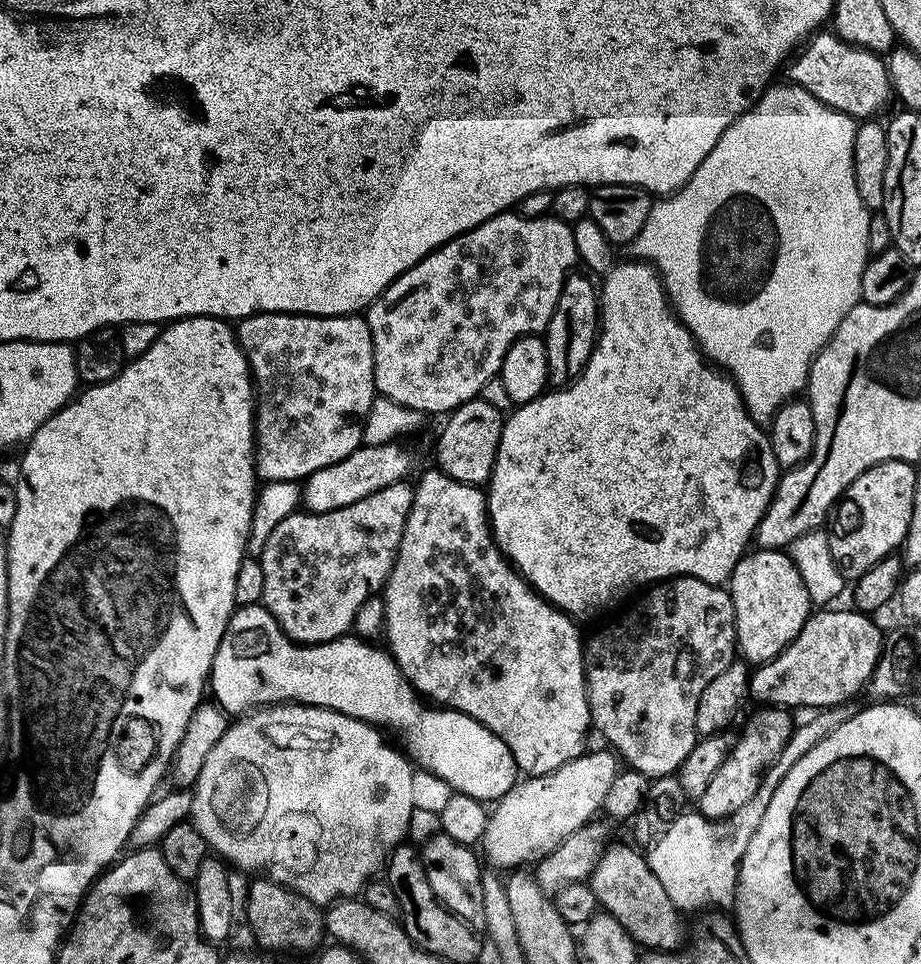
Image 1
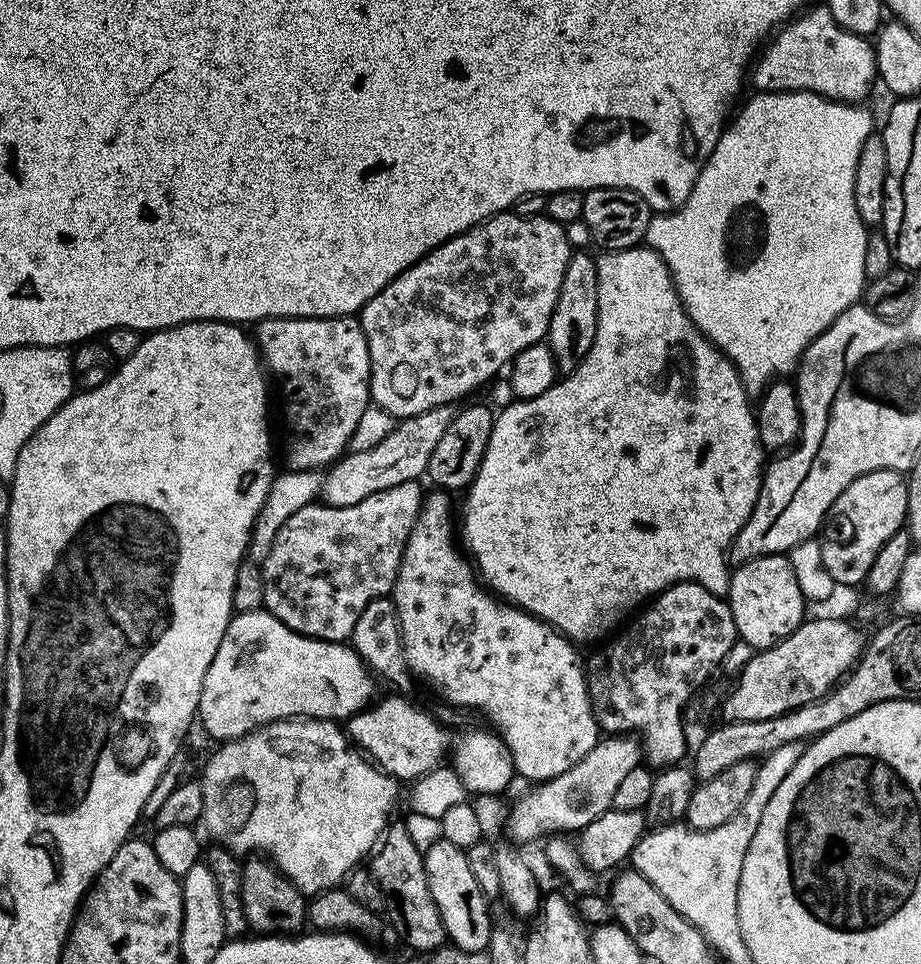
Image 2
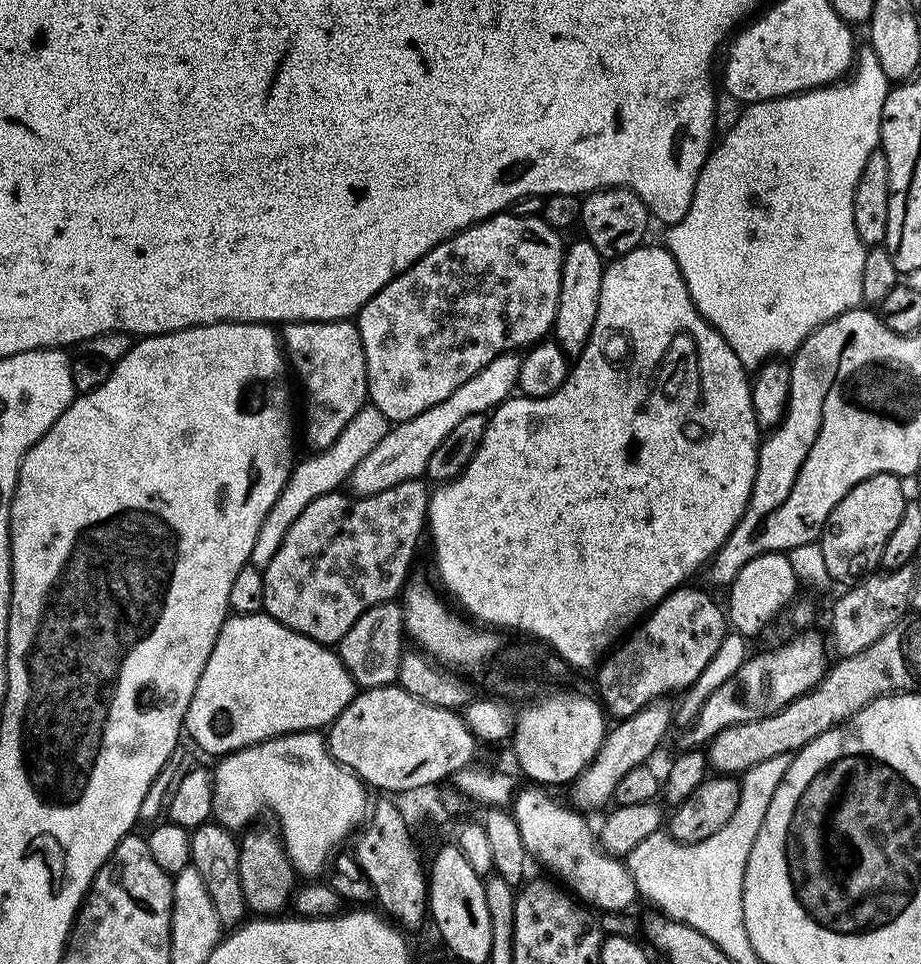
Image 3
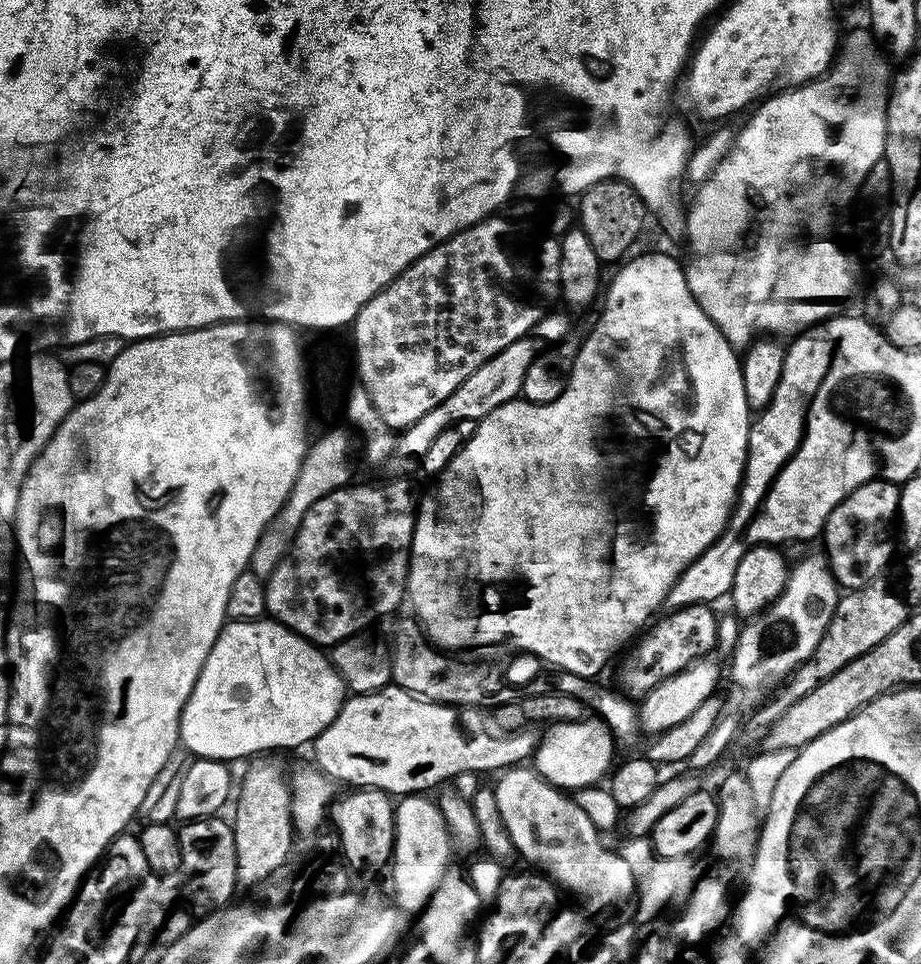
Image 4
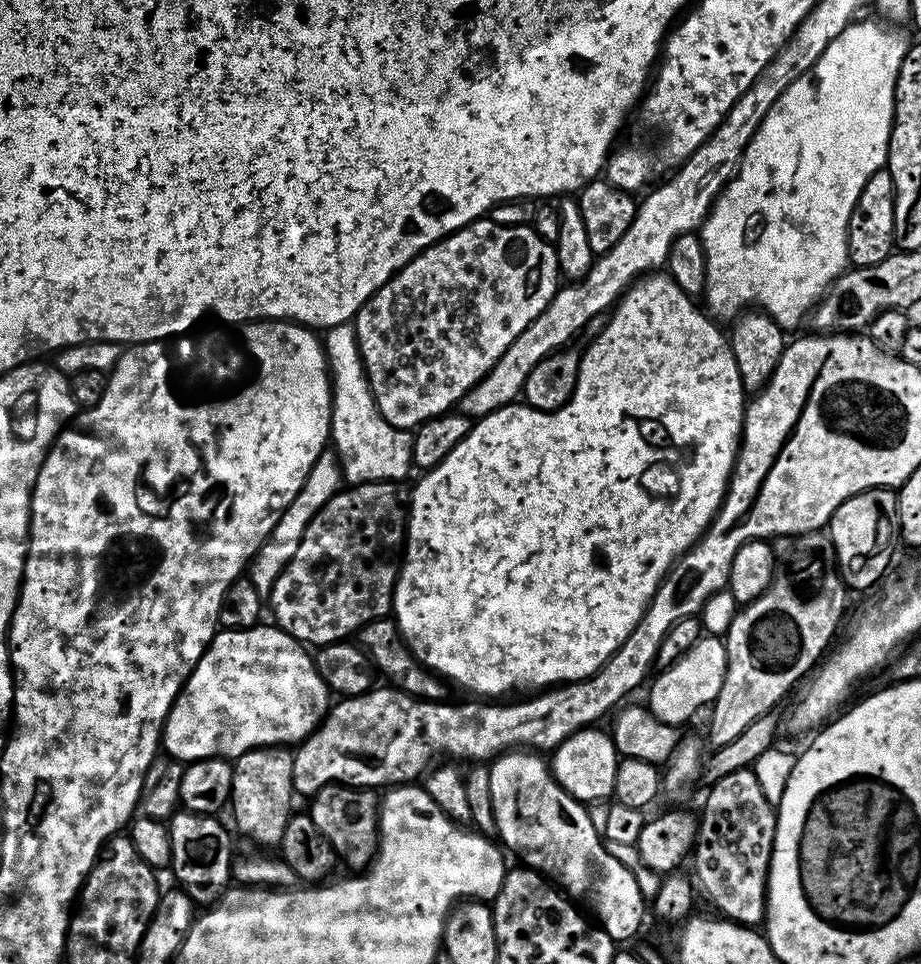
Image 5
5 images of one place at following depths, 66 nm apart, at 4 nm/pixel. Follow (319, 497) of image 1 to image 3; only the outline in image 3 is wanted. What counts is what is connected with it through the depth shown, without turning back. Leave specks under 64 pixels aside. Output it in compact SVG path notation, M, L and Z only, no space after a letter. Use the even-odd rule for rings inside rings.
M507 352L499 355L478 374L474 374L473 378L458 386L458 390L454 390L450 398L442 398L442 402L422 410L422 414L414 418L393 423L382 442L378 442L378 446L374 446L374 450L370 450L370 454L366 454L366 458L362 458L358 466L354 466L350 477L350 485L352 484L353 488L351 491L357 497L373 496L382 490L390 490L390 486L398 486L407 480L421 479L434 450L441 446L442 440L458 422L472 416L485 415L511 397L517 387L520 369L521 360L517 353Z

